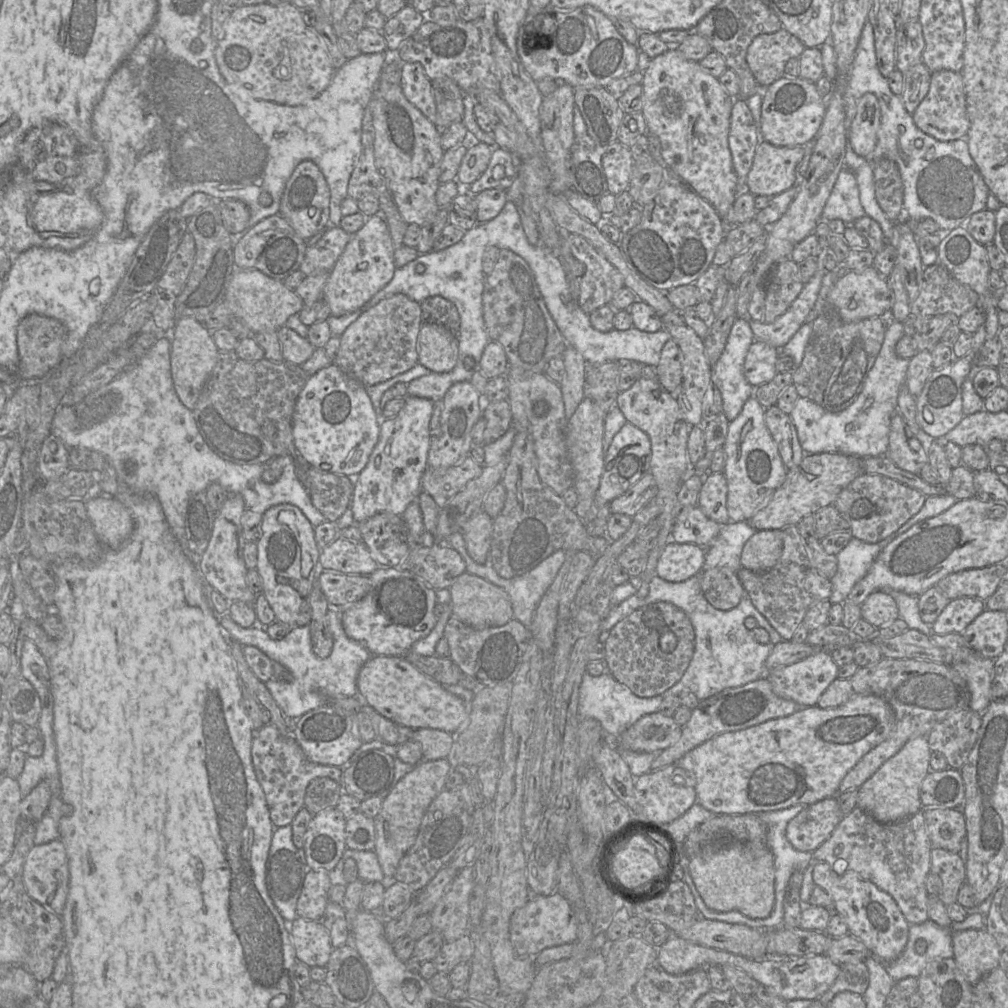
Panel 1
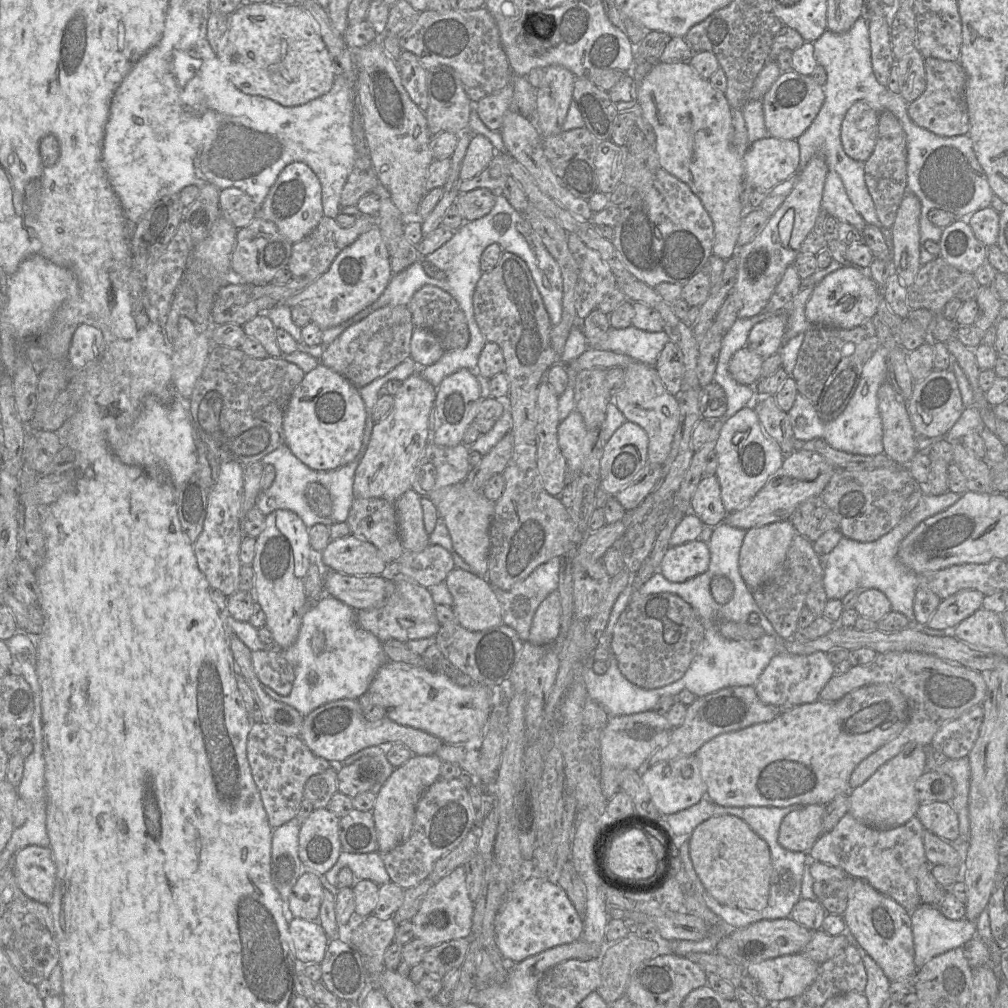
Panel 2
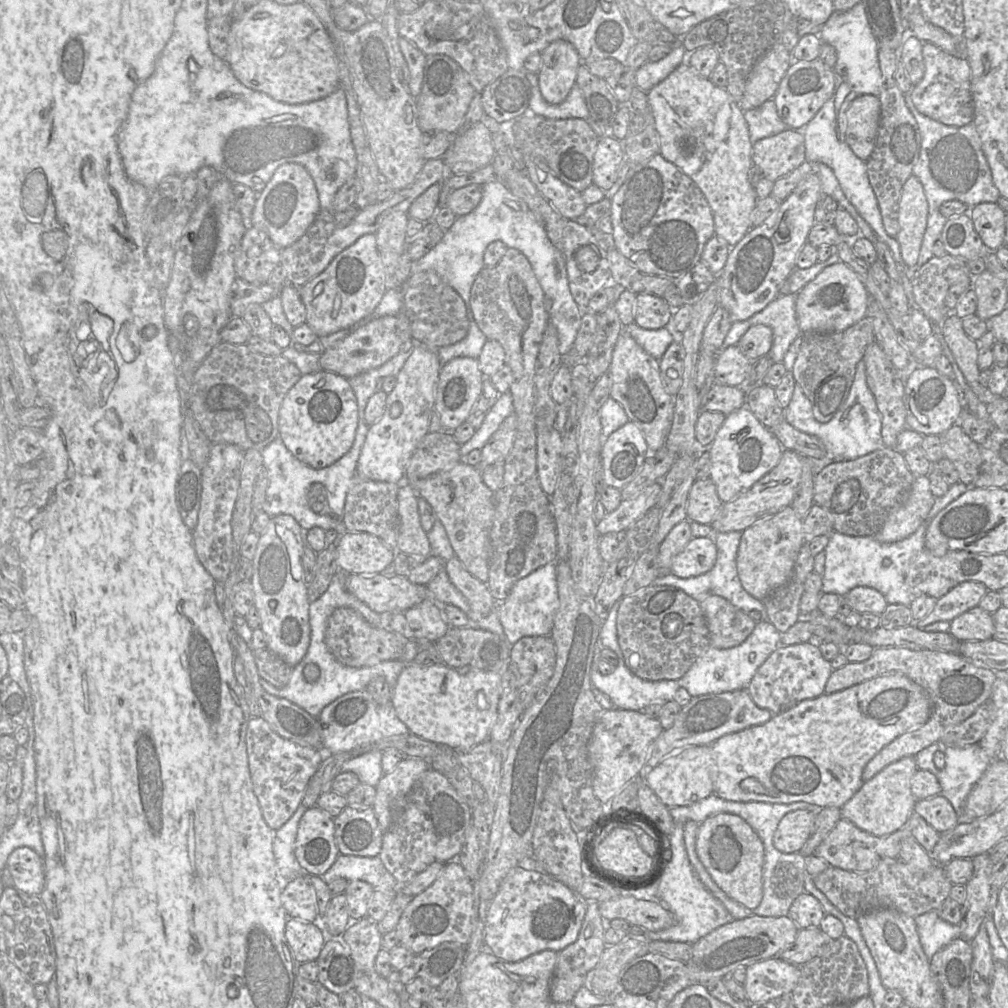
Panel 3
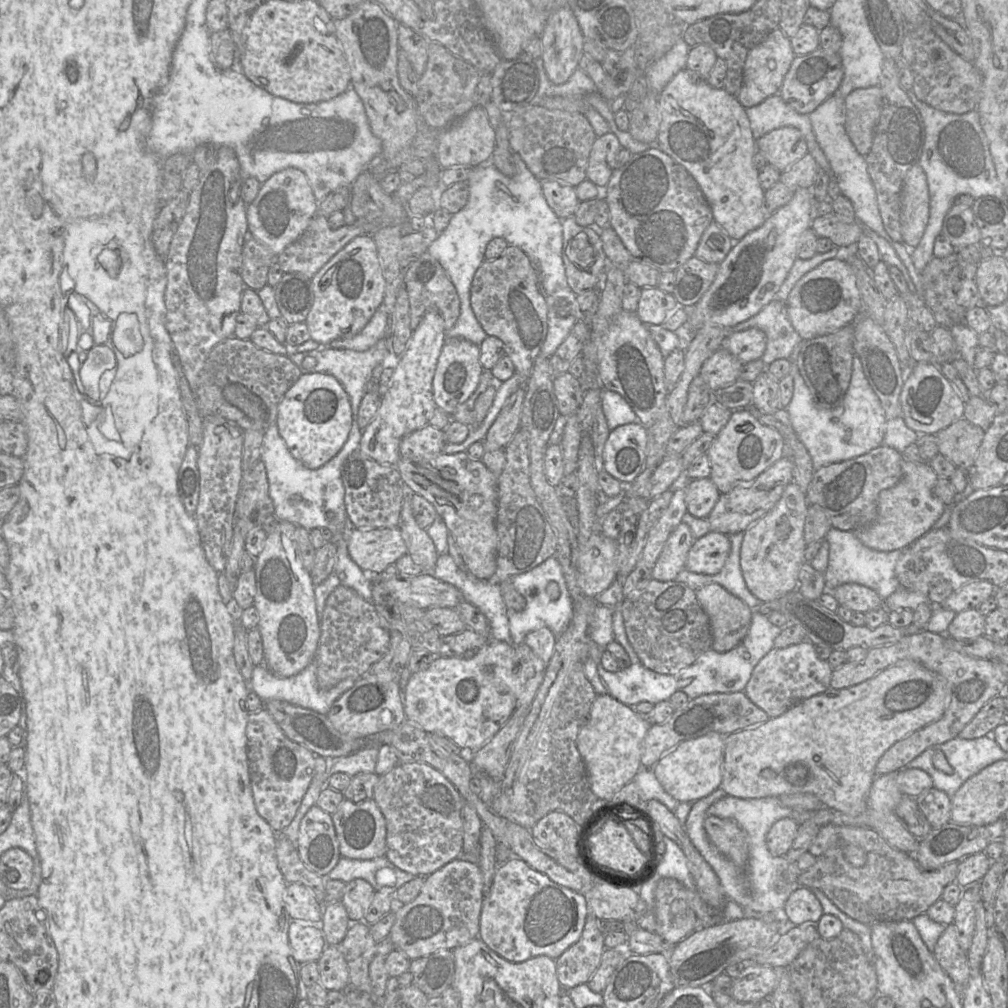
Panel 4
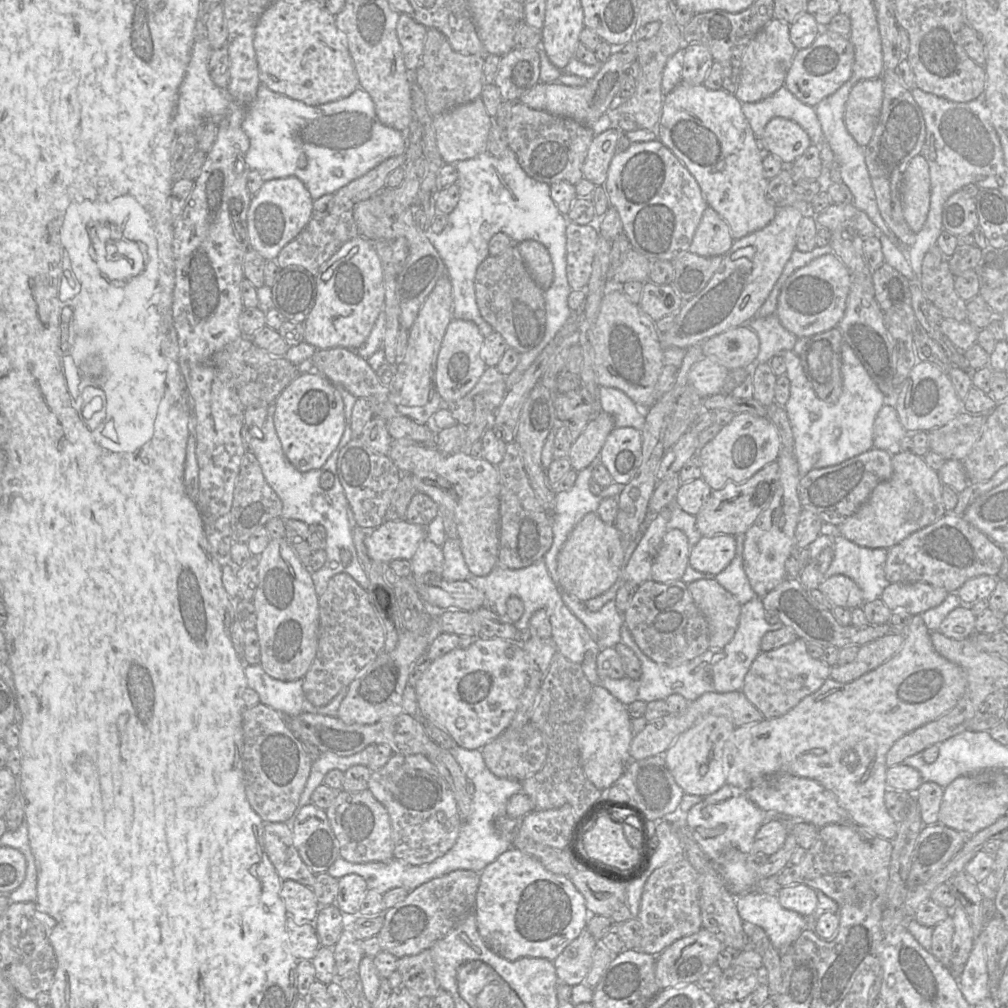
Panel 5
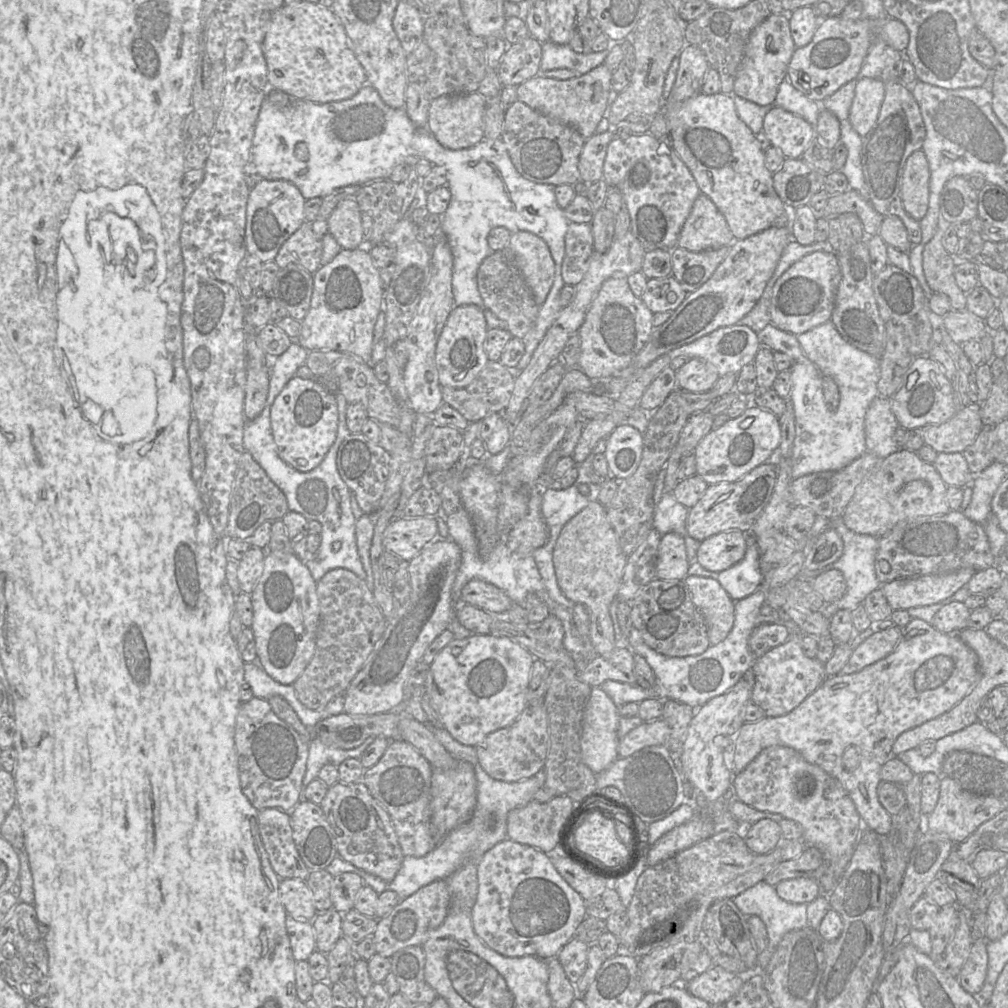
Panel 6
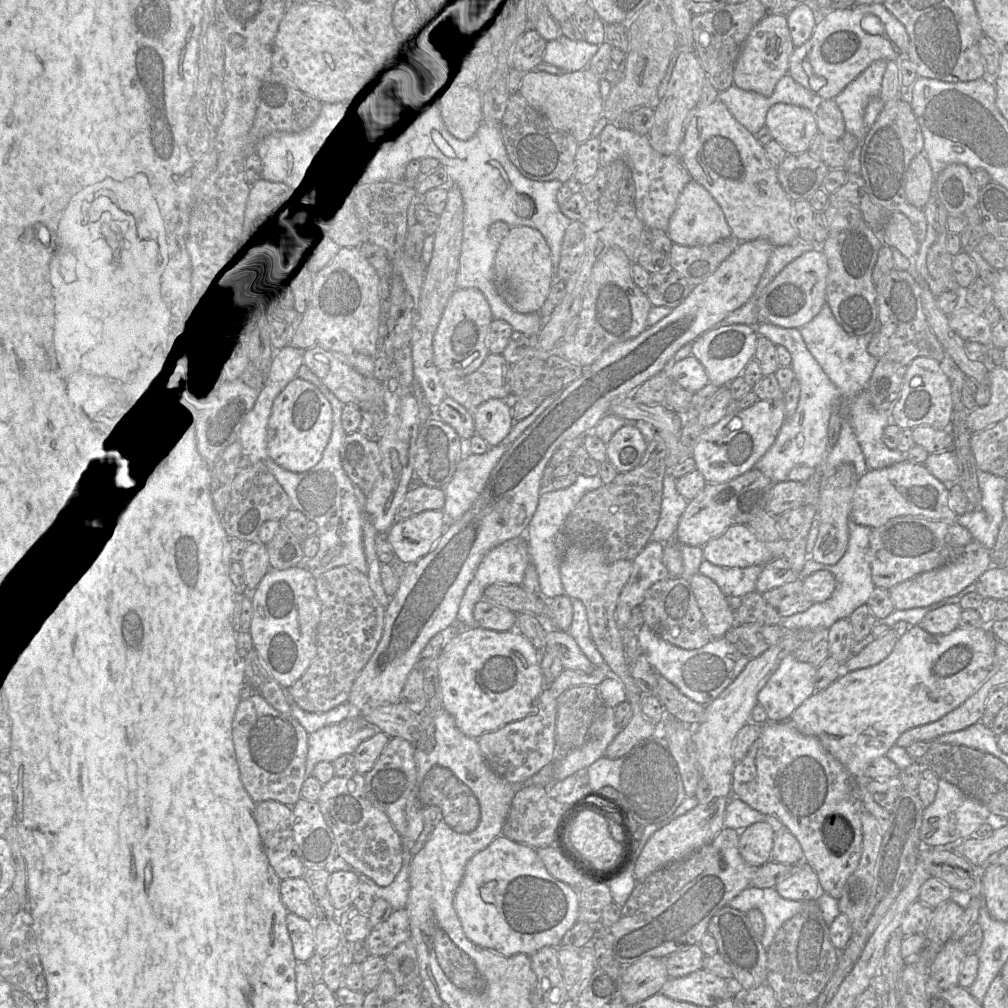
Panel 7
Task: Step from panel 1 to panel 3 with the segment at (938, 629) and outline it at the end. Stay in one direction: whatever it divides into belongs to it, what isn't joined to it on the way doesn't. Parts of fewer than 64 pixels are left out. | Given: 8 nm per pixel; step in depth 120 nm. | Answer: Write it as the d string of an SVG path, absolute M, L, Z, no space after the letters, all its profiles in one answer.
M972 581L961 583L938 599L932 612L913 625L922 630L935 622L951 622L968 610L979 606L987 592L986 586L982 583Z

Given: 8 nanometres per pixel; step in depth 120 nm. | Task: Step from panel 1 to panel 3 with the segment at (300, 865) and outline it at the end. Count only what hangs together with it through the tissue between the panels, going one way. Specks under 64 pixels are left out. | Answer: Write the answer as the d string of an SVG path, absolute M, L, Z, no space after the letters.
M301 803L289 820L275 831L273 854L277 874L283 882L307 874L295 857L295 840L300 819L307 810Z

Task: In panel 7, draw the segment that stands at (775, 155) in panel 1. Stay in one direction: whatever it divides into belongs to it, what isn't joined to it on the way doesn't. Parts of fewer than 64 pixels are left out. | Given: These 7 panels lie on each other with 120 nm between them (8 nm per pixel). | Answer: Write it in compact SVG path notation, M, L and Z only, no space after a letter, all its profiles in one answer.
M776 103L769 108L765 126L772 139L777 141L787 154L808 151L818 134L813 111L786 103Z

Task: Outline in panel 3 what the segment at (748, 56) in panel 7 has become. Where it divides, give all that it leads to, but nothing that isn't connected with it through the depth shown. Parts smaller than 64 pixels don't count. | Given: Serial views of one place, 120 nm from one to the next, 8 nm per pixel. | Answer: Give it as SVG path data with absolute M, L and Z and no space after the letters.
M781 42L775 43L753 66L739 107L746 111L772 99L792 62L792 53Z

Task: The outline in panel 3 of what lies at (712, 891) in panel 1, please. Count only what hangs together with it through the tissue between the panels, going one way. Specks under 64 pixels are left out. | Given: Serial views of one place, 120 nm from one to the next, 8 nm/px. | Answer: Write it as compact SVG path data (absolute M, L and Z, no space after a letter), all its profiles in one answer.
M717 813L699 823L696 853L714 882L730 898L750 909L759 906L763 897L764 845L743 818L732 813Z

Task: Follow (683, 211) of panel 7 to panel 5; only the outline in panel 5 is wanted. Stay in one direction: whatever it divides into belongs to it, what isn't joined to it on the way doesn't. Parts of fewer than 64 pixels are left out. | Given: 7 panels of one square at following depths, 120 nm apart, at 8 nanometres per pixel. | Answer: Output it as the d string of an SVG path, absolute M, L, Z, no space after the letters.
M708 206L688 251L703 257L724 256L734 241L727 223Z

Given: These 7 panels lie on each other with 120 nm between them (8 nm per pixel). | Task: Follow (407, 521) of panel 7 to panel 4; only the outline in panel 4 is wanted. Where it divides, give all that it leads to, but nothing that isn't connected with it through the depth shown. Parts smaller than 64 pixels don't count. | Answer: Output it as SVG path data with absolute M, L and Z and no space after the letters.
M399 527L354 529L348 541L351 559L370 576L381 574L407 551Z

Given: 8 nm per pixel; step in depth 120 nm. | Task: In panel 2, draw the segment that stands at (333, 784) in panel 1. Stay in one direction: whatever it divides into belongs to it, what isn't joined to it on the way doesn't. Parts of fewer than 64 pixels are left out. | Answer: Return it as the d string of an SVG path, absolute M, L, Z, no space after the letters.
M332 765L325 771L312 775L305 783L304 798L314 809L325 808L331 797L338 791L338 765Z

